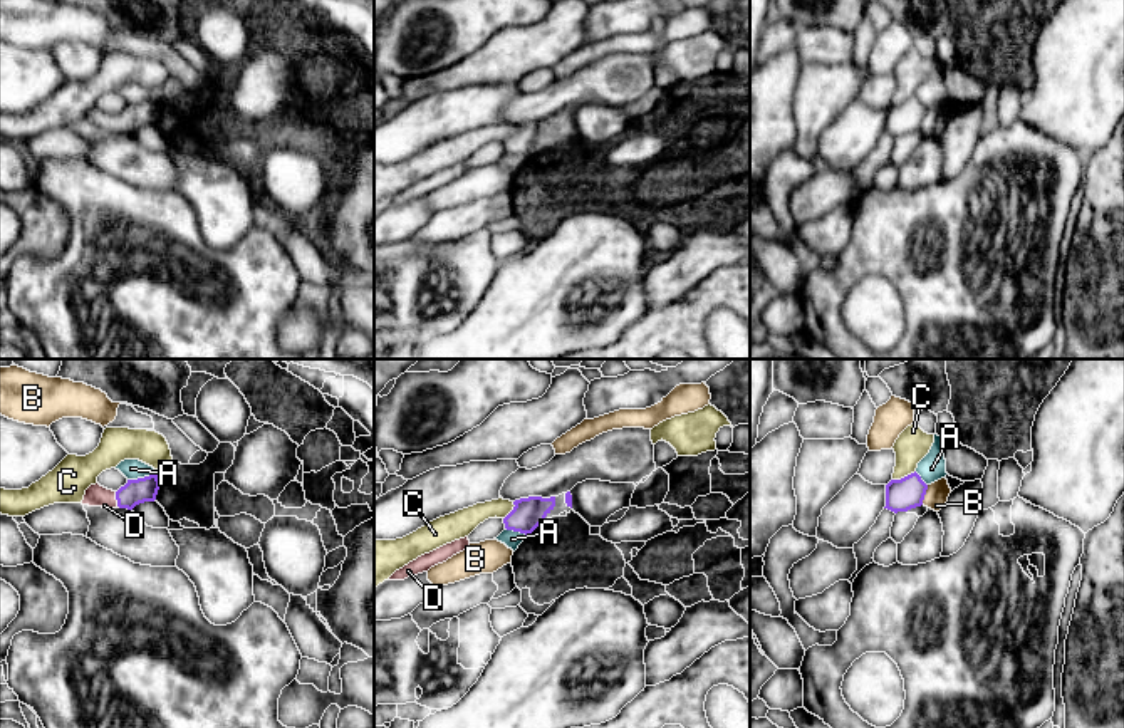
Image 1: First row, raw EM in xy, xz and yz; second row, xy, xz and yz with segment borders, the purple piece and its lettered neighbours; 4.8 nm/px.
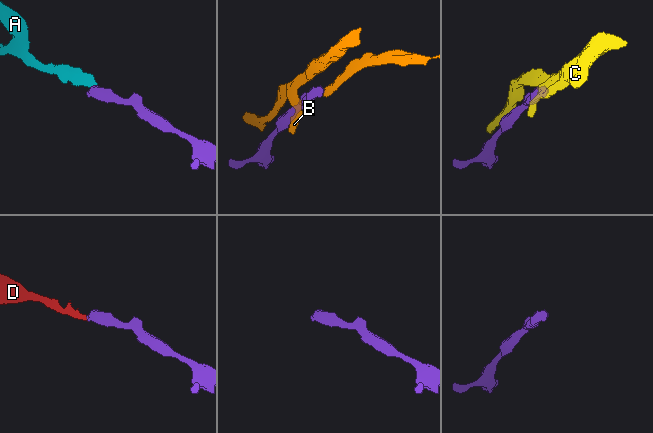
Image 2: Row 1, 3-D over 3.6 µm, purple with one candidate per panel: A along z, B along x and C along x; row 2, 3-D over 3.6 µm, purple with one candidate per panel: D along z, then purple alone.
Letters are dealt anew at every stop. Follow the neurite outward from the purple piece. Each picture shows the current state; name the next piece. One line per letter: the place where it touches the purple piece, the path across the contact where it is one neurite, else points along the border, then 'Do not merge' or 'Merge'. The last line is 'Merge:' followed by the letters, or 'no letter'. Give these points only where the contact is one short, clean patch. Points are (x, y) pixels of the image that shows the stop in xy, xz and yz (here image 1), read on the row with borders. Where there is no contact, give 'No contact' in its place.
A: Touches purple at xy (141, 478). Boundary: xy (155, 472), (128, 480). Do not merge
B: Touches purple at yz (923, 495). Do not merge
C: Touches purple at yz (905, 477). Boundary: yz (915, 470), (893, 480). Do not merge
D: Touches purple at xy (116, 499). Path across: xy (135, 492), (116, 499), (96, 495). Merge
Merge: D

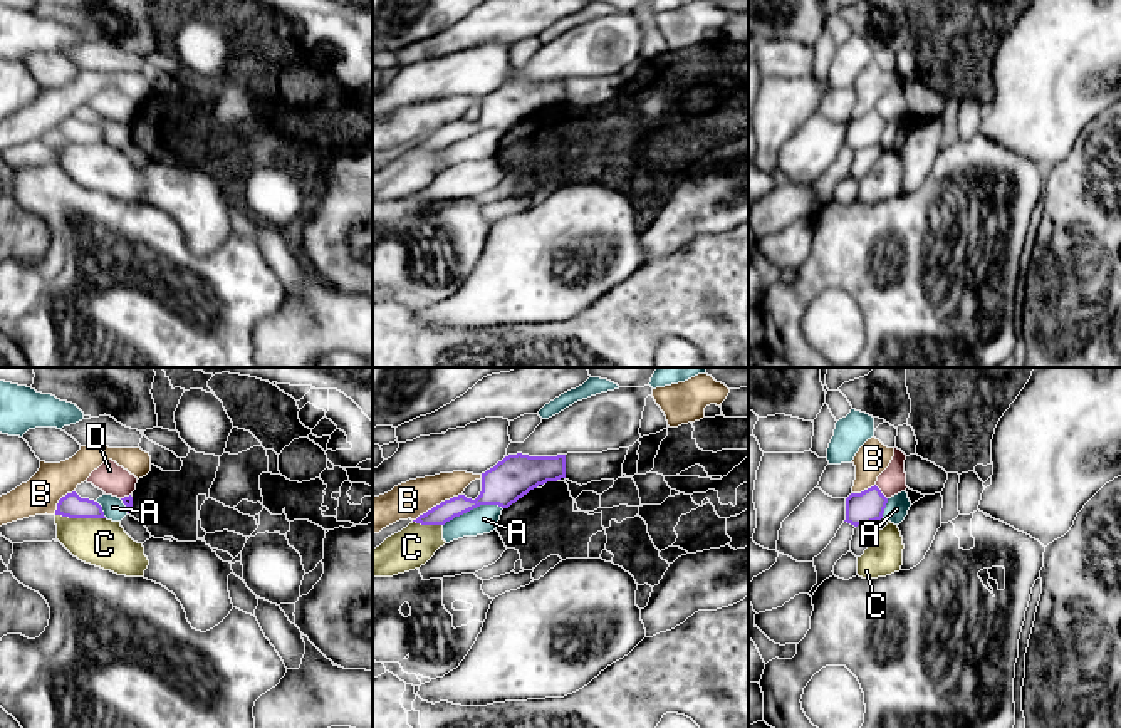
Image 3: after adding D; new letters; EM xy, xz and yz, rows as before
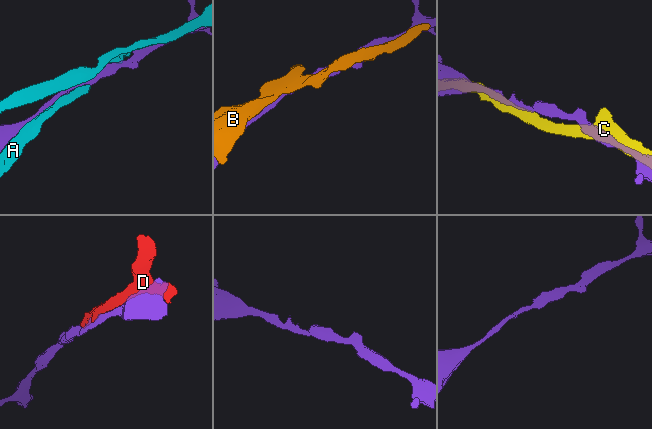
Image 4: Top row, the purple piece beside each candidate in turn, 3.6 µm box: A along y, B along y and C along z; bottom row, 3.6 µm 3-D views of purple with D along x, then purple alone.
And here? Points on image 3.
A: Touches purple at xz (472, 509). Do not merge
B: Touches purple at xz (437, 505). Do not merge
C: Touches purple at xy (81, 517). Do not merge
D: Touches purple at yz (880, 492). Do not merge
Merge: no letter

